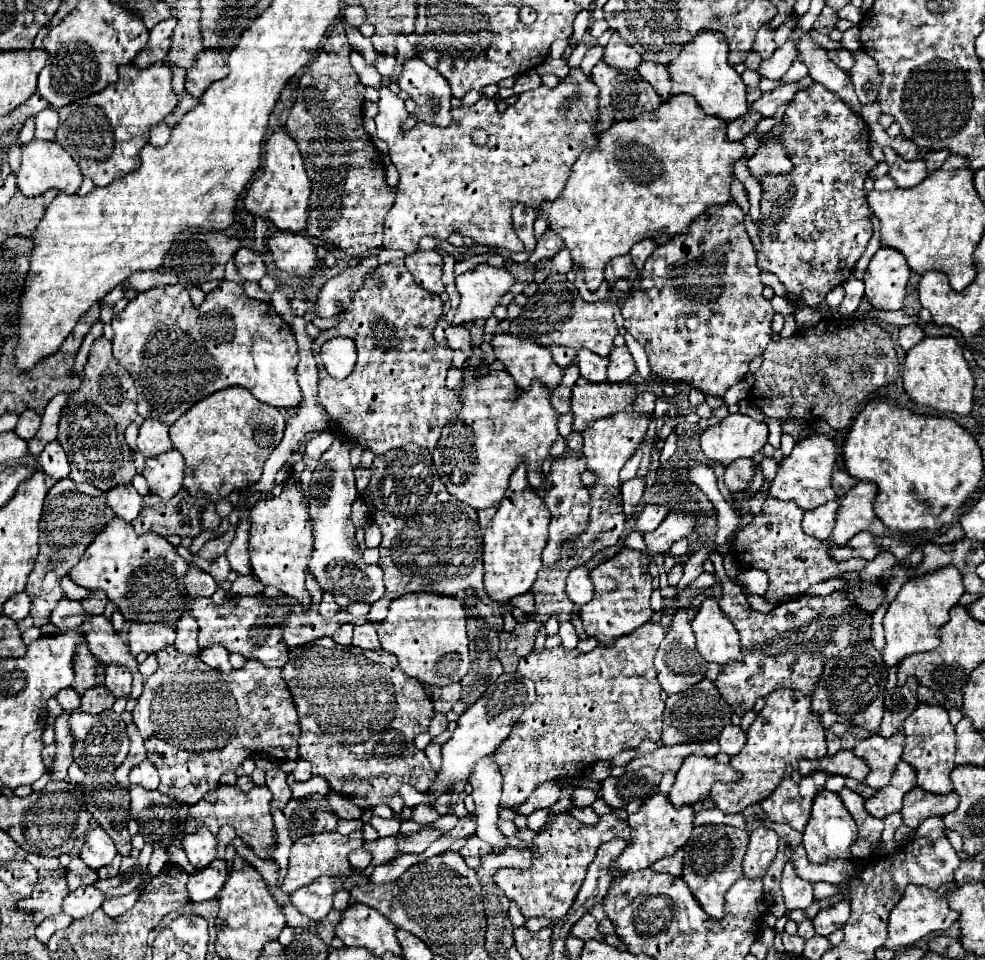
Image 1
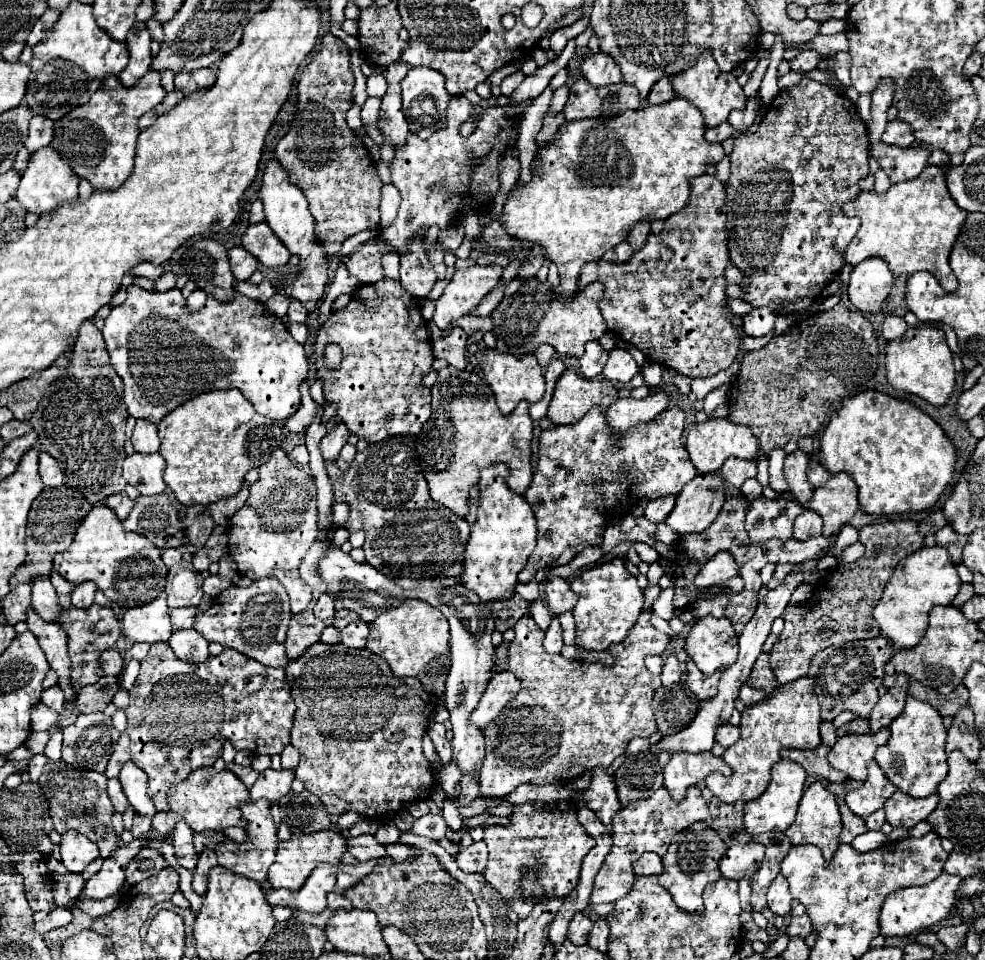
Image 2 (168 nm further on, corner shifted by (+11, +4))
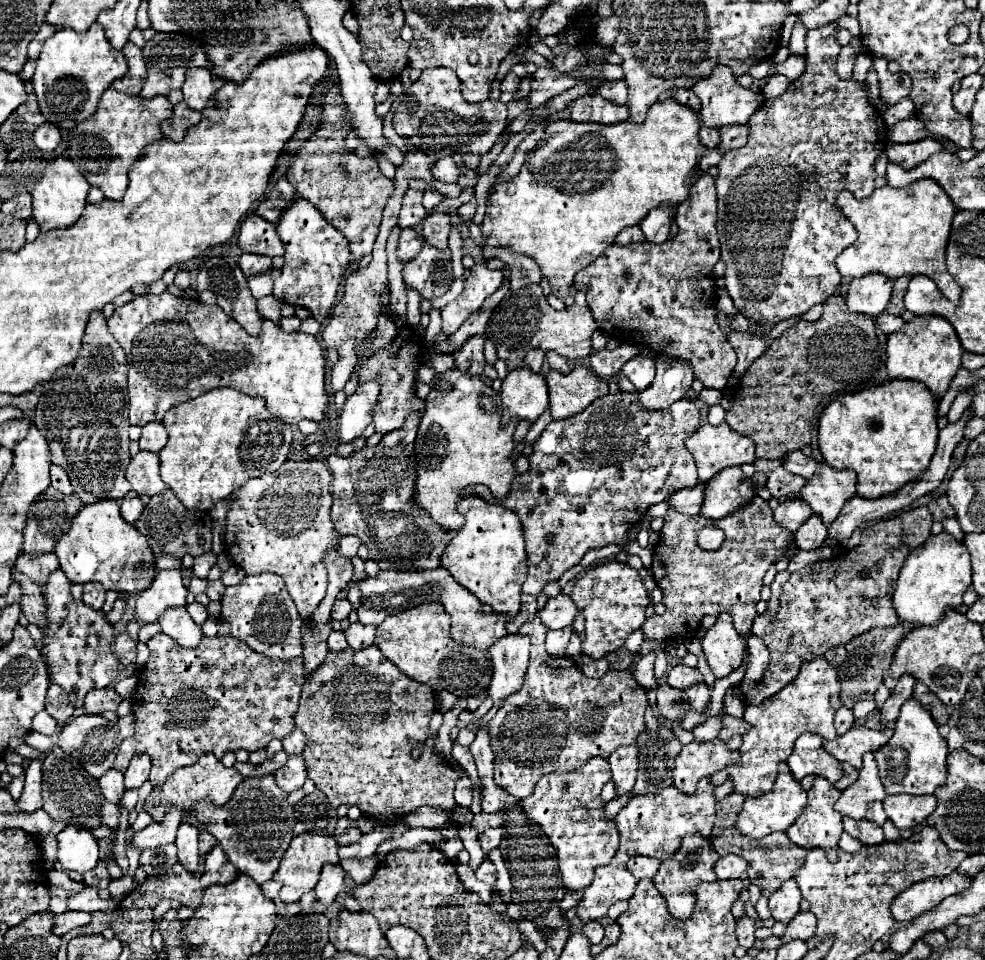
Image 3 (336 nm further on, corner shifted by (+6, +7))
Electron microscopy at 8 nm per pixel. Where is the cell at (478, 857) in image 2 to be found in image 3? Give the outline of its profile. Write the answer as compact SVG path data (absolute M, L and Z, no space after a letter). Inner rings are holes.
M488 858L478 866L476 878L478 878L478 880L484 880L484 882L488 882L488 884L494 884L494 882L496 882L496 868L494 868L494 864L492 864Z

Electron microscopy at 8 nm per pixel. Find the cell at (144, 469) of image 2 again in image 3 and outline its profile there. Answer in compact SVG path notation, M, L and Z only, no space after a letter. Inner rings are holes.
M138 452L128 468L126 478L132 484L132 490L136 494L148 494L154 496L166 488L166 484L160 478L160 458L154 452Z

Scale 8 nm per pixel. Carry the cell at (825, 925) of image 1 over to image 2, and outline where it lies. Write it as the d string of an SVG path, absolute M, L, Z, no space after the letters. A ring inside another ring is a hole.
M807 915L793 917L793 919L789 921L789 925L785 925L785 929L783 929L783 933L785 933L787 937L801 937L801 939L805 939L811 931L813 931L813 929L811 929L811 919L809 919Z

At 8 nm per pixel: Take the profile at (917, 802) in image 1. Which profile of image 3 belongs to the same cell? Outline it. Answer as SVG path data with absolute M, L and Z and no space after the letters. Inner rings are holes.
M894 794L884 798L884 810L898 830L910 830L922 824L936 808L936 796Z

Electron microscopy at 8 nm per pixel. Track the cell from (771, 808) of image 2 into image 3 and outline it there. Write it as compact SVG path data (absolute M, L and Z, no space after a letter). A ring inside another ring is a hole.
M780 762L774 788L760 798L746 798L744 808L742 808L742 812L738 814L738 820L736 820L736 828L748 838L764 838L766 834L772 834L772 832L784 832L788 826L794 824L794 820L800 816L804 806L806 806L806 790L792 776L788 764Z

